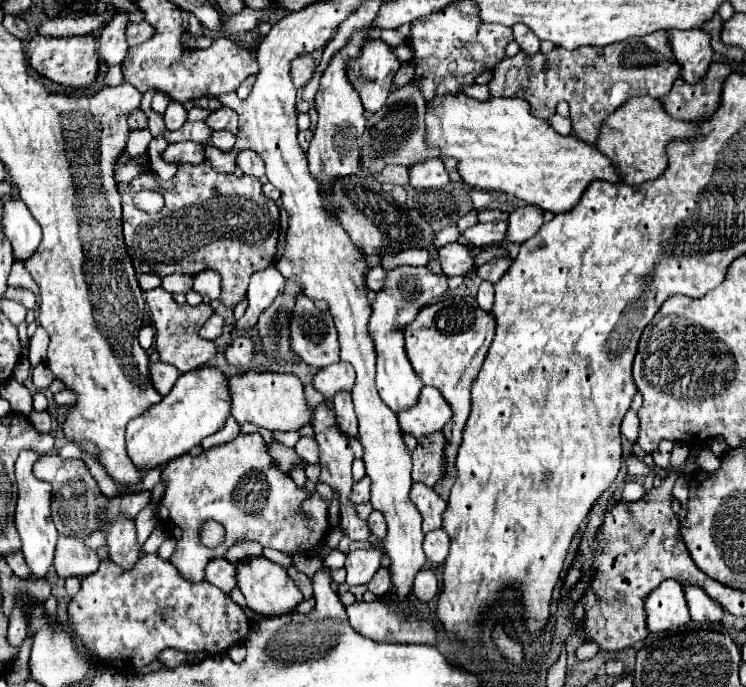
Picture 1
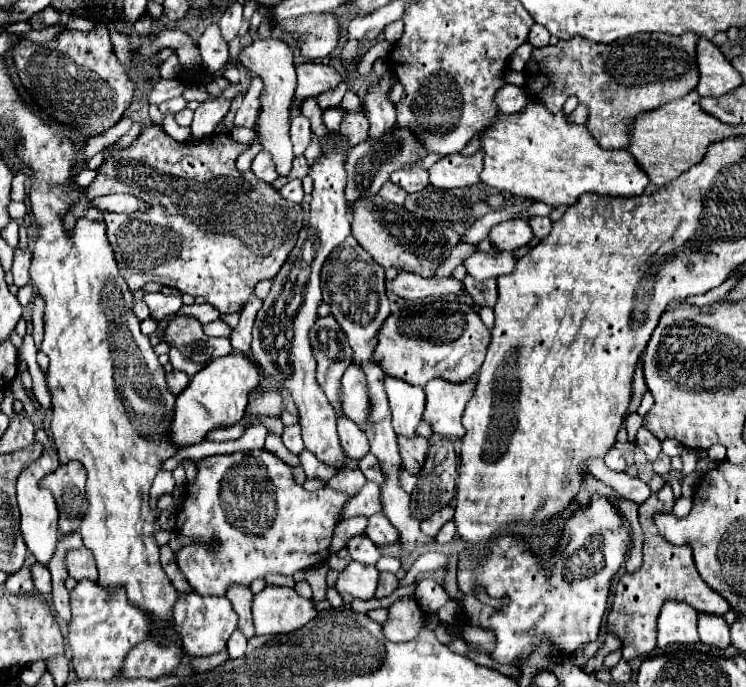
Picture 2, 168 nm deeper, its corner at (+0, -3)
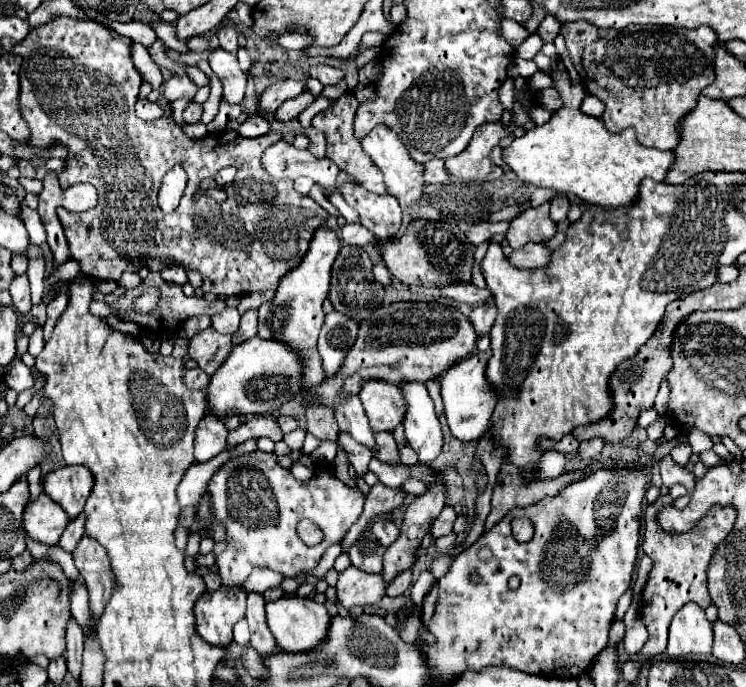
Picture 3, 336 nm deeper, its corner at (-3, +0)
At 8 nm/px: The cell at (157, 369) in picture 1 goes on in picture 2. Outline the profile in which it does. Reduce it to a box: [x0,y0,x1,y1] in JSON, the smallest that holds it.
[167,370,191,394]

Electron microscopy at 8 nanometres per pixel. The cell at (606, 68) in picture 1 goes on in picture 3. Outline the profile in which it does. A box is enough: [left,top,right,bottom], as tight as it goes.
[562,21,718,151]

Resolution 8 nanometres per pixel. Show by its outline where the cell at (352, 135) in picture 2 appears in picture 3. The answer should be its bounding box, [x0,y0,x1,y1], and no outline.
[312,93,388,195]

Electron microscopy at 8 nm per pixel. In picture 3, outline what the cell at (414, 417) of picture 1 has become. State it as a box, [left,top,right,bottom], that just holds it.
[438,349,494,441]

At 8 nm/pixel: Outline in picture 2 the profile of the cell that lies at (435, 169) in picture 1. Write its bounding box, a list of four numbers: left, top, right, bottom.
[429,152,483,188]

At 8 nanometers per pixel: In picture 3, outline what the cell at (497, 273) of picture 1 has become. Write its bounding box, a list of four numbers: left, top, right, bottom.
[470,299,496,335]

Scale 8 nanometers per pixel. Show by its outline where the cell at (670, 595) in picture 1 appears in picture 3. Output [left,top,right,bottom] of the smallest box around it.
[666,603,712,659]

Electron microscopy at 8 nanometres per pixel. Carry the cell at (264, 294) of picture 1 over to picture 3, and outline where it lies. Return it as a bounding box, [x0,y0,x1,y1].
[232,309,258,345]

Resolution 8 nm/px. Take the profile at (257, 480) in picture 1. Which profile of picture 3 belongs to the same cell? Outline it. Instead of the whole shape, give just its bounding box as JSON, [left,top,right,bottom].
[208,449,364,587]

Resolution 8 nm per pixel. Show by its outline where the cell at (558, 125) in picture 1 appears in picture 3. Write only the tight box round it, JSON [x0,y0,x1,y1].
[580,95,604,117]

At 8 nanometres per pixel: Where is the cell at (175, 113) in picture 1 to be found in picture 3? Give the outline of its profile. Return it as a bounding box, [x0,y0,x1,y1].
[182,101,202,123]

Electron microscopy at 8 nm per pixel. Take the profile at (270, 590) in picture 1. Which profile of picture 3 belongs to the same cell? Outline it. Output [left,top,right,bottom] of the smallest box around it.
[266,595,330,653]

